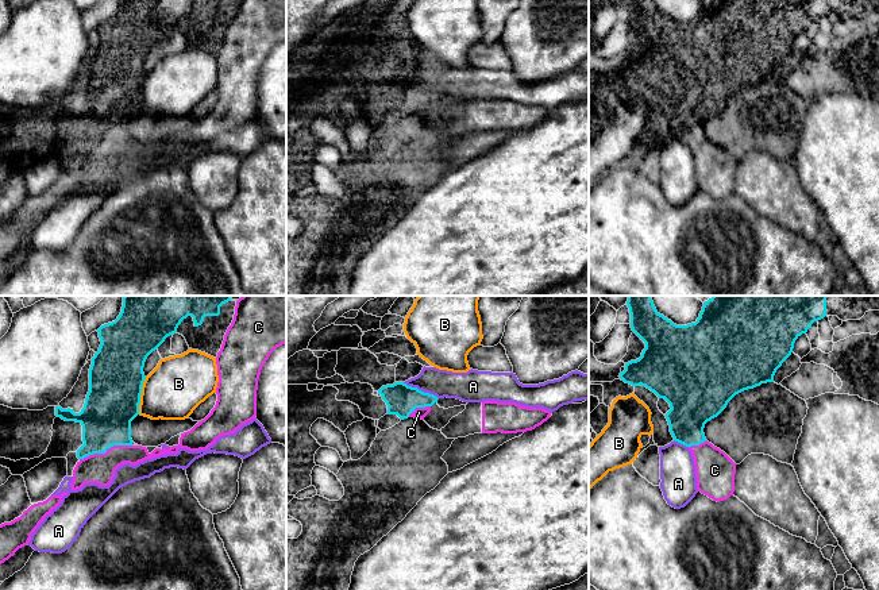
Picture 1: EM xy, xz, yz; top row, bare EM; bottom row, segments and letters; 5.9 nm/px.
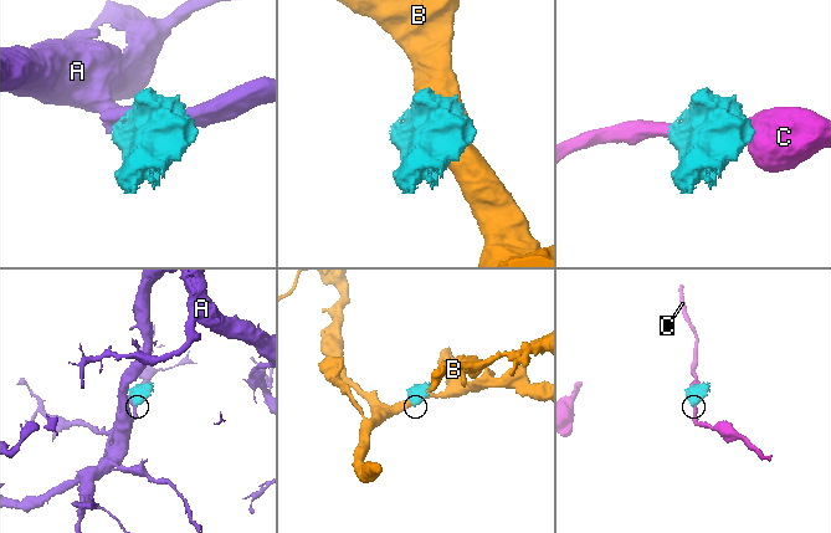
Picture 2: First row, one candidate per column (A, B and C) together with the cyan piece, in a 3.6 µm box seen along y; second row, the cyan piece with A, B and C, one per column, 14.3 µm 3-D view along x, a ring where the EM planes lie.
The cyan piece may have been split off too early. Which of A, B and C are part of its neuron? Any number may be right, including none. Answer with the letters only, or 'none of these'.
C

